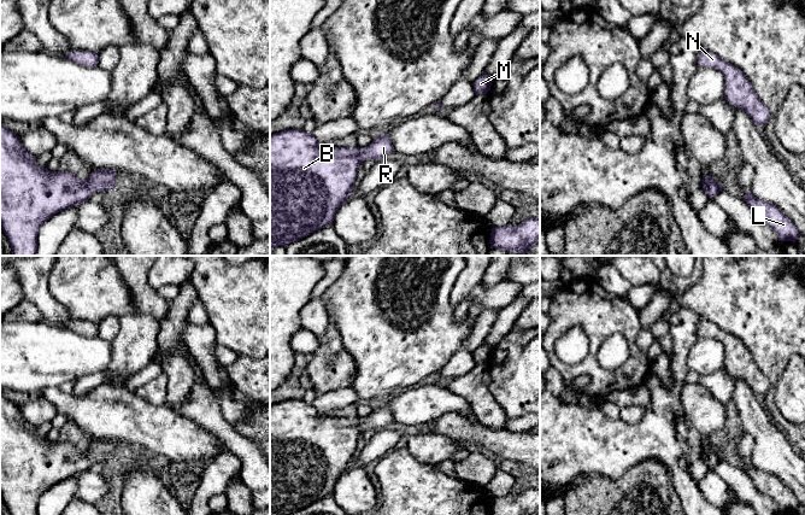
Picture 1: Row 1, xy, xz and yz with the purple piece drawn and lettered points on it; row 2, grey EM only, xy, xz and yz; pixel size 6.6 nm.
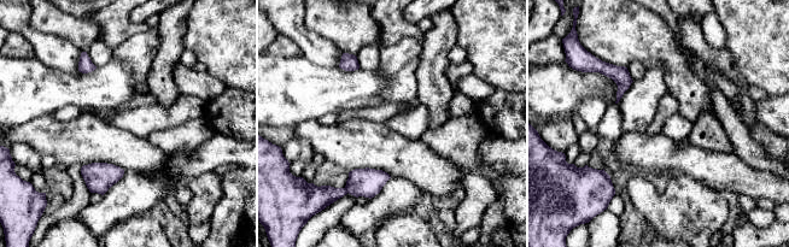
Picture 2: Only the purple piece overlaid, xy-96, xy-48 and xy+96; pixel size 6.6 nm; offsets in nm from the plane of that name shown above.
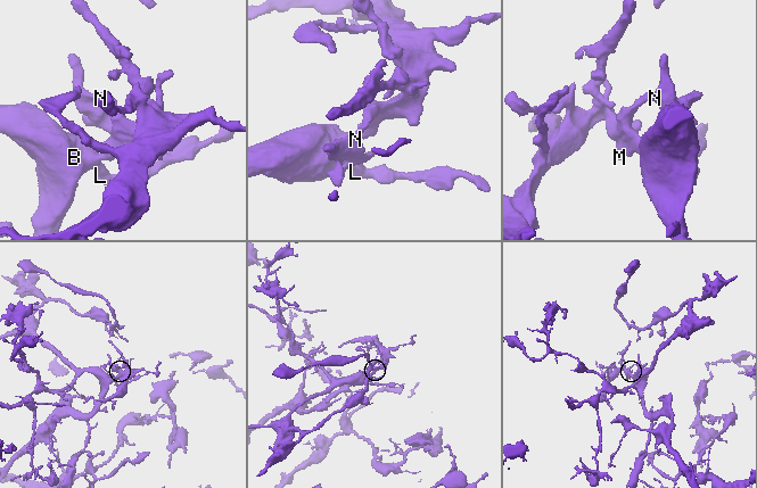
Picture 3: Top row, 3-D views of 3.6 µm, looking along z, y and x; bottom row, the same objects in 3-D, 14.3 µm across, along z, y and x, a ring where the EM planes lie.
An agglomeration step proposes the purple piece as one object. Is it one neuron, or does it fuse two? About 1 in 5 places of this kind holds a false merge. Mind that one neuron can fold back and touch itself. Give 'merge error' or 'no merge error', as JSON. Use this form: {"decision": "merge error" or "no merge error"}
{"decision": "no merge error"}

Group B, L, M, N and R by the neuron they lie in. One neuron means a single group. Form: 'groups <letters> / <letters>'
groups B L M N R

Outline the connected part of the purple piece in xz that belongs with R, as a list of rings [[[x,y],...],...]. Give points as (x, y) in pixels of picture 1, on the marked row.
[[[304,129],[270,135],[270,251],[333,223],[337,210],[354,189],[358,168],[364,160],[383,159],[394,151],[389,133],[372,139],[366,147],[323,146]]]

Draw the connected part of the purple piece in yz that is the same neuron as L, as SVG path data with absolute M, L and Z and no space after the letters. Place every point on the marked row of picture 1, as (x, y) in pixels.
M748 191L744 200L753 211L757 220L777 233L780 241L795 242L799 239L800 234L795 224L775 204L758 199Z

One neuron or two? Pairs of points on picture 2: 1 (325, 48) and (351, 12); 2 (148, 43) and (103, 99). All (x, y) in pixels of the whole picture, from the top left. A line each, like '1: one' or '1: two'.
1: two
2: two

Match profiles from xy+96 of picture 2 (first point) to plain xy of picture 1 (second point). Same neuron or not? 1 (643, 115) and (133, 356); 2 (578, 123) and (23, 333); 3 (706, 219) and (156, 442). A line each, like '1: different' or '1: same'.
1: same
2: different
3: different

